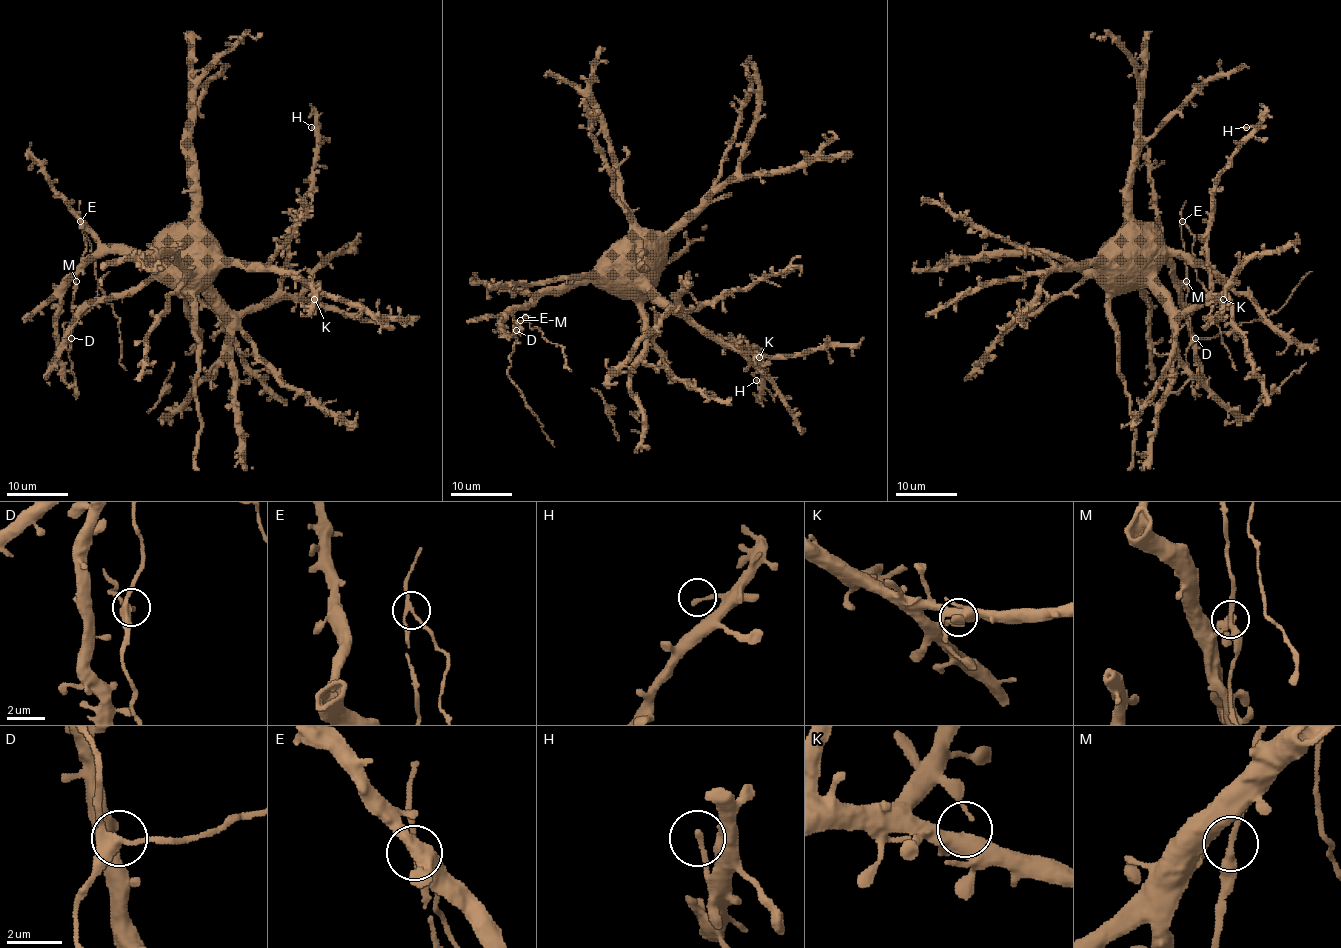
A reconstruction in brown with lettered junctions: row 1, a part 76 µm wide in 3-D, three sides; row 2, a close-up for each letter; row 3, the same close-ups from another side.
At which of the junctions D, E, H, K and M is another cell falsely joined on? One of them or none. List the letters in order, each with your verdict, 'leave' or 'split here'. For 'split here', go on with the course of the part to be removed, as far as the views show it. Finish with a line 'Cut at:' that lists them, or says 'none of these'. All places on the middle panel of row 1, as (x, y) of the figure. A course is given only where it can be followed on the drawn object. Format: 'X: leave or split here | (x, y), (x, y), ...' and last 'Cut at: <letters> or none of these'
D: leave
E: split here | (525, 317), (531, 328), (536, 326), (548, 342), (563, 346), (563, 366), (571, 371)
H: leave
K: leave
M: leave
Cut at: E

